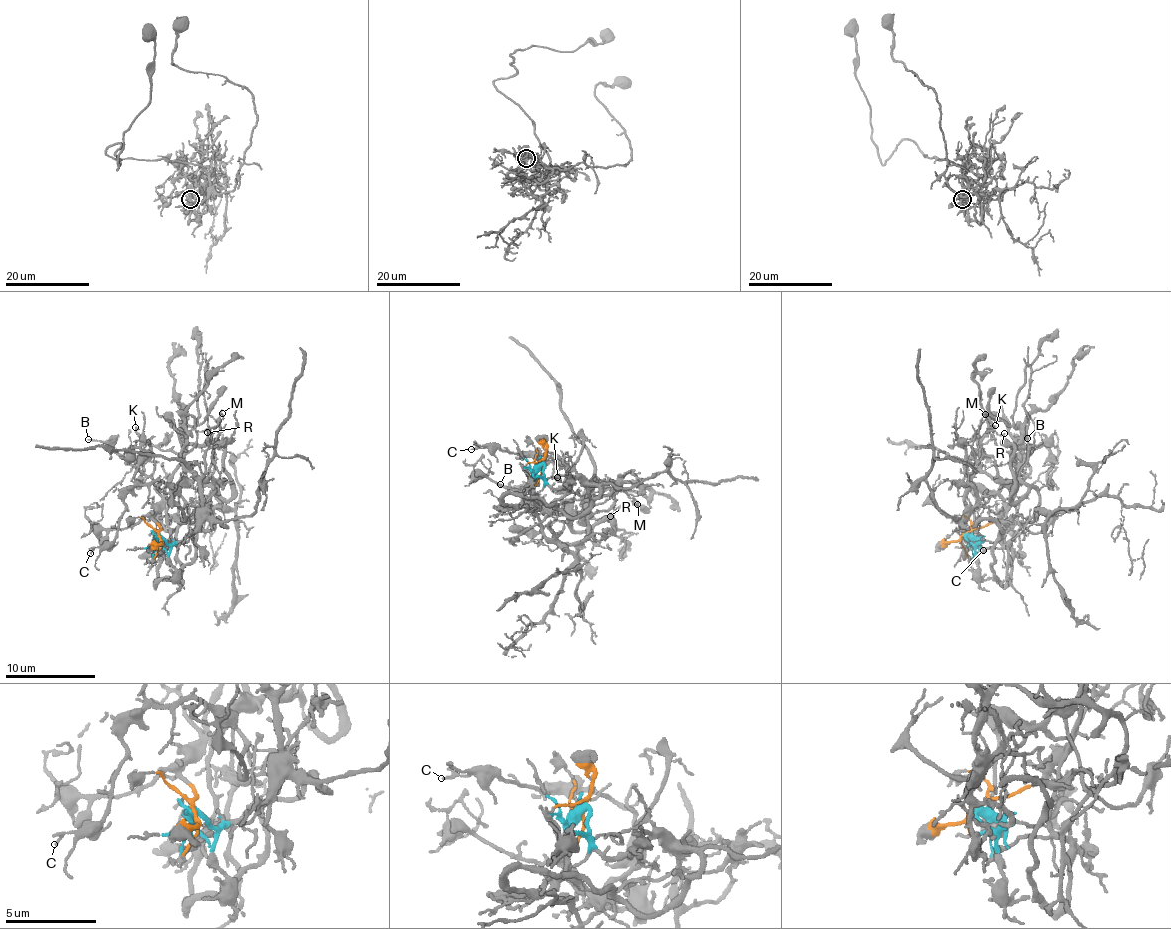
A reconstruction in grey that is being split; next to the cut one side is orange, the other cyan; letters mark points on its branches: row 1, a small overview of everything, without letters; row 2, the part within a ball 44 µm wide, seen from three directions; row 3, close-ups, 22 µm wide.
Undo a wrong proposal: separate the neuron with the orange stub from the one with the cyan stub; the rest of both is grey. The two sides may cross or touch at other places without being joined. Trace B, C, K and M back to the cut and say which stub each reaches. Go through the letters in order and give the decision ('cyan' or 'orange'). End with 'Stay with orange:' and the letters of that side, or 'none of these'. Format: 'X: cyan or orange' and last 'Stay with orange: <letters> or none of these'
B: orange
C: orange
K: orange
M: cyan
Stay with orange: B, C, K

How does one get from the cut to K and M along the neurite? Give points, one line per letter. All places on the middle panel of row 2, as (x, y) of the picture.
K: (542, 462), (532, 491), (545, 507), (561, 495), (566, 470), (545, 451), (556, 455), (560, 466), (557, 477)
M: (542, 462), (545, 481), (553, 488), (564, 488), (578, 476), (599, 482), (617, 481), (638, 505)

